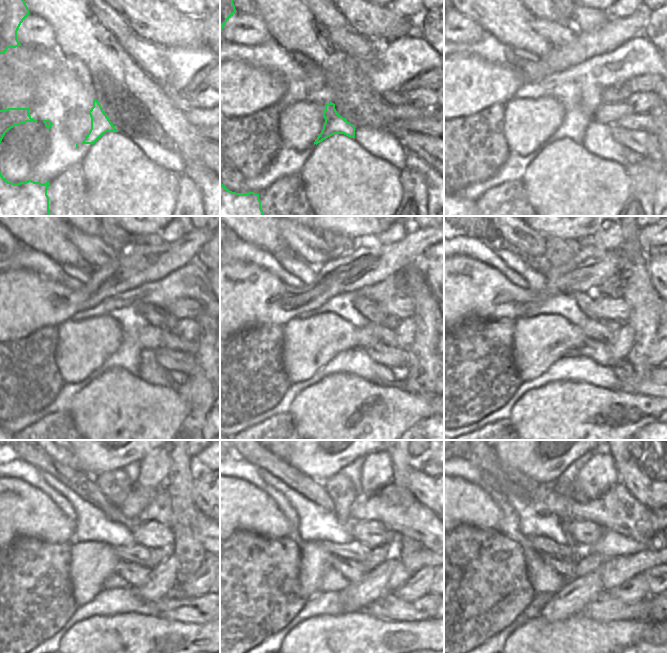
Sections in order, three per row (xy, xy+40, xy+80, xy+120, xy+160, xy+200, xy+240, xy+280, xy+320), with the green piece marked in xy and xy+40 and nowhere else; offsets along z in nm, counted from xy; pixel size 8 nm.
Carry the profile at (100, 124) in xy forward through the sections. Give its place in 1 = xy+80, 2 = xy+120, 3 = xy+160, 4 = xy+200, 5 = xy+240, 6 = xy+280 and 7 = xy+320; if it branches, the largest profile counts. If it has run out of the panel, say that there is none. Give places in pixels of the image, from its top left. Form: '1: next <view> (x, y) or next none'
1: next xy+80 (575, 123)
2: next xy+120 (128, 356)
3: next xy+160 (355, 361)
4: next xy+200 (576, 368)
5: next xy+240 (113, 601)
6: next xy+280 (328, 603)
7: next xy+320 (531, 613)

